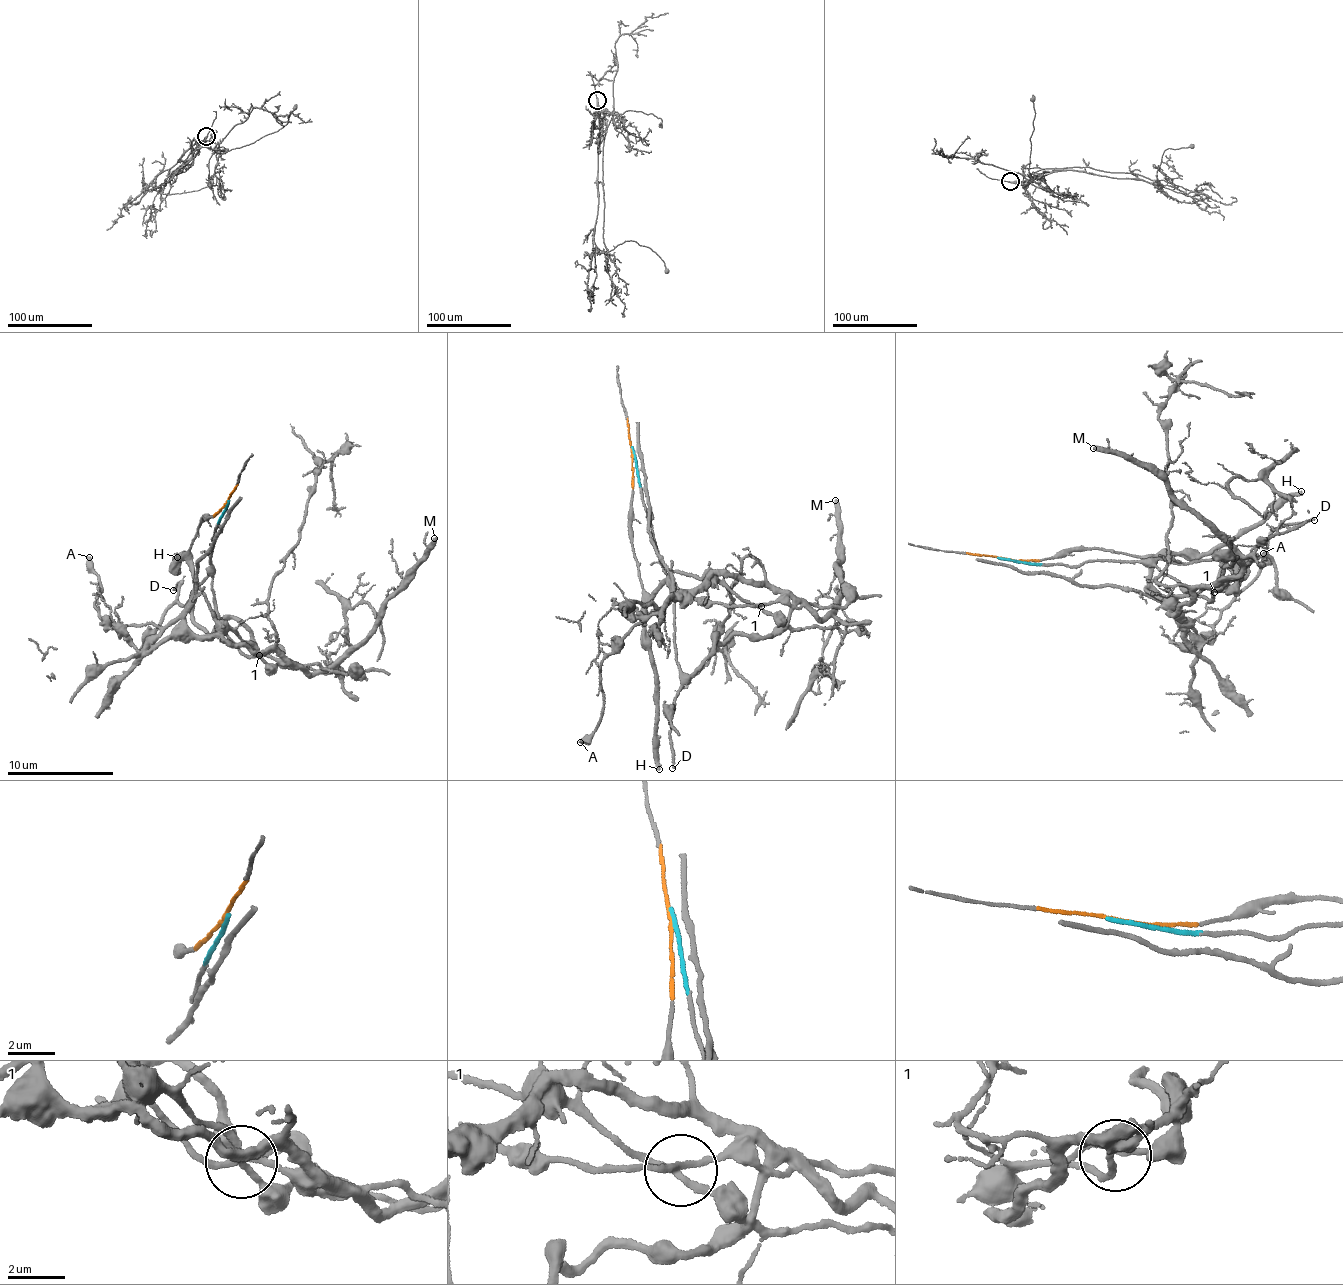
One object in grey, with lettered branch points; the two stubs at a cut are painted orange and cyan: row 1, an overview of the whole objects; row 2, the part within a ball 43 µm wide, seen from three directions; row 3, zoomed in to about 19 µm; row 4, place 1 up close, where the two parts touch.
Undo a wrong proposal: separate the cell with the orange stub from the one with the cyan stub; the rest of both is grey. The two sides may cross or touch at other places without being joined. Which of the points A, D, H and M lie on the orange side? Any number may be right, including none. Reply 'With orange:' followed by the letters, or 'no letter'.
With orange: A, H

